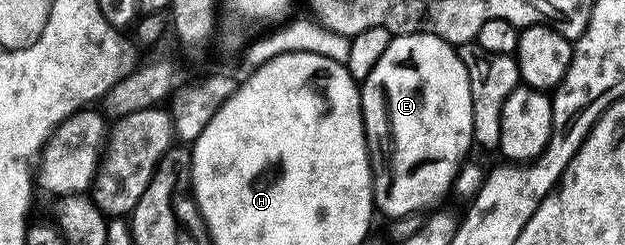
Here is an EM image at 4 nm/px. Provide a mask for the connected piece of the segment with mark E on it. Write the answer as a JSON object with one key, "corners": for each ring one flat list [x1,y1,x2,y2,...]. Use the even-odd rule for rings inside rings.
{"corners":[[399,34,399,35,396,35,396,36,393,36,393,37,390,37,390,39,389,39,389,43,388,43,388,44,387,44,387,52,383,52,383,57,382,57,382,58,381,58,381,59,380,59,380,60,379,60,379,64,375,64,375,68,371,68,371,72,370,72,370,73,369,73,369,75,368,75,368,76,366,76,366,78,365,78,365,81,364,81,364,82,362,82,362,83,360,83,360,86,359,86,359,89,360,89,360,91,361,91,361,119,363,119,363,120,364,120,364,122,365,122,365,142,366,142,366,144,368,144,368,145,369,145,369,168,370,168,370,170,372,170,372,172,373,172,373,201,374,201,374,203,375,203,375,206,376,206,376,209,377,209,377,210,378,210,378,211,380,211,380,213,381,213,381,210,382,210,382,212,383,212,383,213,385,213,385,214,390,214,390,215,389,215,389,216,388,216,388,217,389,217,389,218,390,218,390,219,393,219,393,220,396,220,396,219,399,219,399,218,403,218,403,217,407,217,407,216,409,216,409,215,420,215,420,214,421,214,421,213,422,213,422,212,425,212,425,211,428,211,428,210,429,210,429,209,430,209,430,208,433,208,433,207,429,207,429,208,428,208,428,206,433,206,433,205,435,205,435,204,436,204,436,202,437,202,437,201,439,201,439,200,440,200,440,198,441,198,441,197,443,197,443,196,444,196,444,194,445,194,445,193,447,193,447,192,448,192,448,190,449,190,449,189,451,189,451,188,452,188,452,190,453,190,453,189,454,189,454,186,455,186,455,183,456,183,456,182,457,182,457,181,458,181,458,178,459,178,459,177,458,177,458,171,459,171,459,169,461,169,461,167,462,167,462,165,463,165,463,163,464,163,464,162,465,162,465,161,466,161,466,158,467,158,467,157,465,157,465,153,467,153,467,152,468,152,468,150,469,150,469,146,470,146,470,147,472,147,472,146,473,146,473,145,474,145,474,140,473,140,473,129,472,129,472,128,471,128,471,84,470,84,470,83,469,83,469,81,468,81,468,80,467,80,467,68,463,68,463,60,462,60,462,59,461,59,461,56,460,56,460,53,458,53,458,51,457,51,457,50,456,50,456,49,454,49,454,47,453,47,453,46,452,46,452,45,450,45,450,43,447,43,447,42,444,42,444,41,443,41,443,39,441,39,441,38,440,38,440,37,439,37,439,36,435,36,435,35,434,35,434,34]]}

